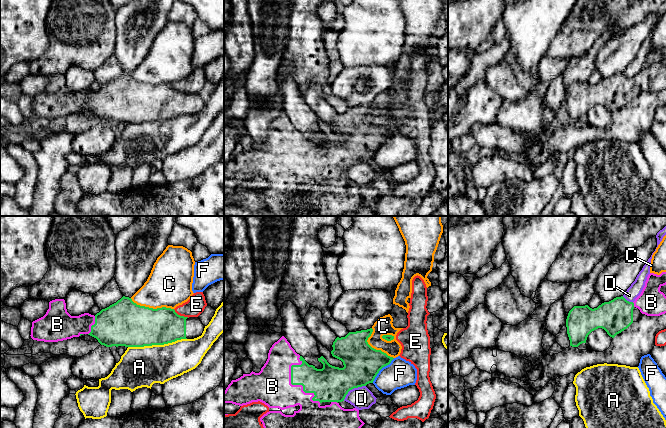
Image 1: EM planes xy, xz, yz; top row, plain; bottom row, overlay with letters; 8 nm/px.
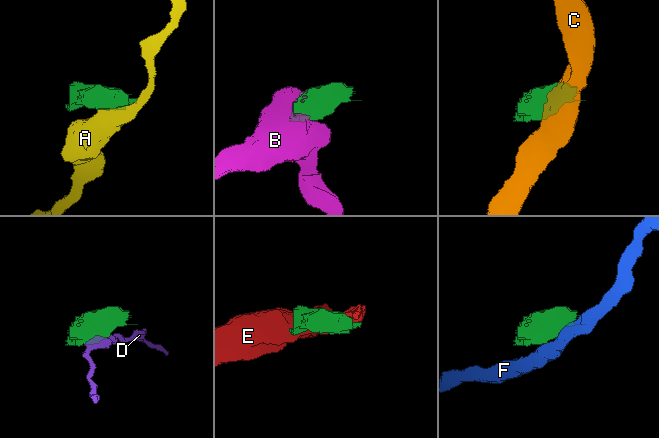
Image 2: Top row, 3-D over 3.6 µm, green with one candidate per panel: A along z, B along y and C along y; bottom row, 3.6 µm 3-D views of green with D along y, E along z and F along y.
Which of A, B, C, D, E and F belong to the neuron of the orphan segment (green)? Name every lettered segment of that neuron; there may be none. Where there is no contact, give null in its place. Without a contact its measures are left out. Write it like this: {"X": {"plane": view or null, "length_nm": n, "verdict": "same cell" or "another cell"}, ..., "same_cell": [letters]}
{"A": {"plane": "xy", "length_nm": 480, "verdict": "another cell"}, "B": {"plane": "xz", "length_nm": 420, "verdict": "same cell"}, "C": {"plane": "xy", "length_nm": 360, "verdict": "another cell"}, "D": {"plane": "xz", "length_nm": 220, "verdict": "another cell"}, "E": {"plane": "xy", "length_nm": 140, "verdict": "another cell"}, "F": {"plane": "xz", "length_nm": 260, "verdict": "another cell"}, "same_cell": ["B"]}

